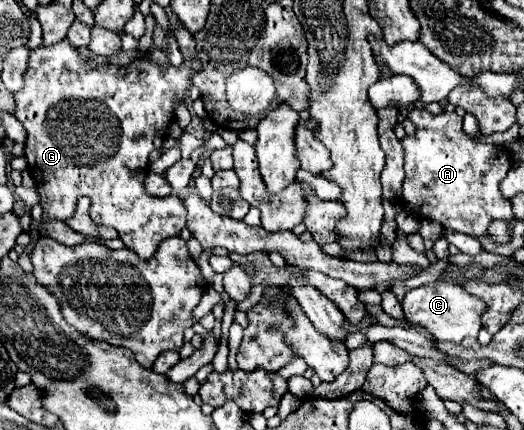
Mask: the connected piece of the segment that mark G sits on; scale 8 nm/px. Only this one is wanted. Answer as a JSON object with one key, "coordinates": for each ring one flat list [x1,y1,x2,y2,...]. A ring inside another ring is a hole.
{"coordinates":[[178,26,176,40,184,62,180,68,156,66,148,58,140,58,128,66,96,66,92,68,86,58,68,40,52,44,48,48,34,48,30,52,28,72,24,76,24,88,16,92,16,118,24,124,28,138,24,156,28,160,28,170,36,182,40,194,40,204,44,208,44,220,68,220,74,216,76,202,80,196,92,200,90,218,98,226,112,226,118,230,126,247,134,250,141,258,148,260,156,250,156,244,164,238,178,236,186,226,186,210,178,196,170,194,160,200,144,192,144,176,148,174,148,156,152,150,160,148,166,138,168,122,174,120,174,98,184,100,190,88,190,78,200,70,200,62,194,56,192,34]]}

